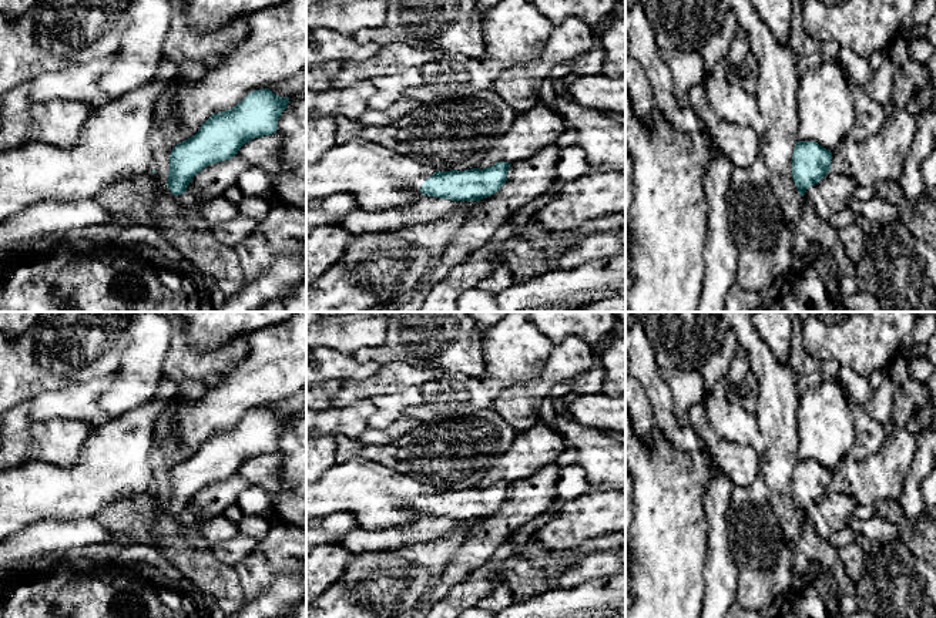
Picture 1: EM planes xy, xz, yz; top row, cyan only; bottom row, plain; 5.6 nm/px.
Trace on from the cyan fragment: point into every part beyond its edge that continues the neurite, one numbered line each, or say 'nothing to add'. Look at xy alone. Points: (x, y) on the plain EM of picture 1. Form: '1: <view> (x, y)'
nothing to add

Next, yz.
nothing to add

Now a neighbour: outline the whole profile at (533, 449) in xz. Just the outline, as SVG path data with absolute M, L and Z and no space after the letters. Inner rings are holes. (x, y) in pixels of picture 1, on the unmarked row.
M539 421L529 430L519 431L510 449L483 468L479 487L487 487L500 480L516 483L529 478L543 467L556 463L564 450L564 437L548 424Z

